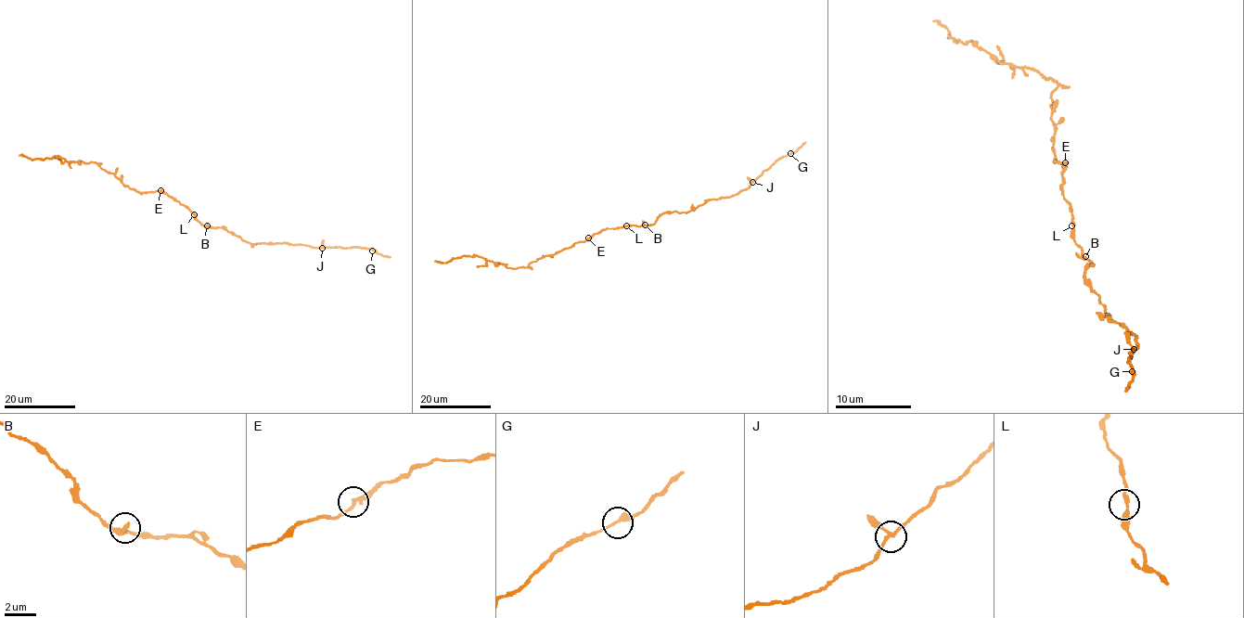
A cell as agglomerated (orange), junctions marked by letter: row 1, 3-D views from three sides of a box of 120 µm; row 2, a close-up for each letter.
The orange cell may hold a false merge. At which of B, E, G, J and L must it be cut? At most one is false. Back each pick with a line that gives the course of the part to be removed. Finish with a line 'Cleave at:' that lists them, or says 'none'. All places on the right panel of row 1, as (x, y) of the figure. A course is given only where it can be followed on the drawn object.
Cleave at: none

